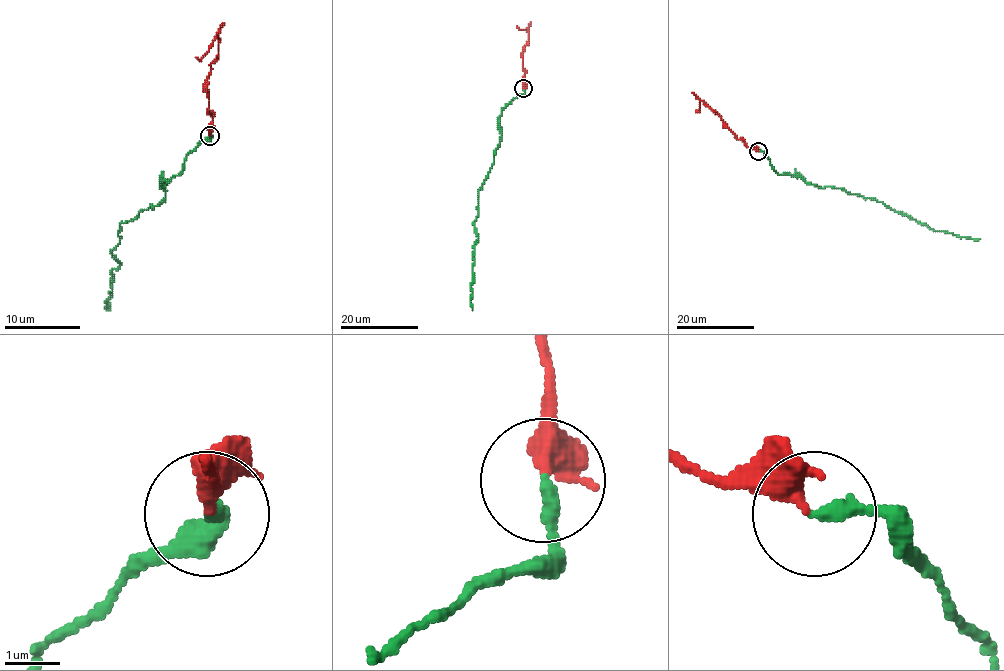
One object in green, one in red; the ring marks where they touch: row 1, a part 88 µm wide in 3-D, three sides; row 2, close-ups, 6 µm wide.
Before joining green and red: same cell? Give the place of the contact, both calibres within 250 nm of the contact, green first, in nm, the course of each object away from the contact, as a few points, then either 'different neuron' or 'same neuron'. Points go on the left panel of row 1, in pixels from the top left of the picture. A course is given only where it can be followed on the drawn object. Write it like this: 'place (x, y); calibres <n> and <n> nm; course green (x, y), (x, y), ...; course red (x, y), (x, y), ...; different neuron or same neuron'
place (209, 136); calibres 240 and 280 nm; course green (209, 135), (182, 169), (161, 181), (165, 196), (154, 207), (119, 224), (110, 306); course red (209, 135), (213, 116), (209, 112), (207, 76), (218, 57), (218, 40), (214, 40), (201, 57), (195, 57); same neuron

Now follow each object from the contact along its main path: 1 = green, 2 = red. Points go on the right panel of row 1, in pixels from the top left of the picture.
1: (757, 150), (763, 151), (779, 175), (799, 175), (820, 187), (830, 185), (874, 198), (935, 230), (980, 238)
2: (757, 150), (738, 139), (703, 102), (696, 111)

